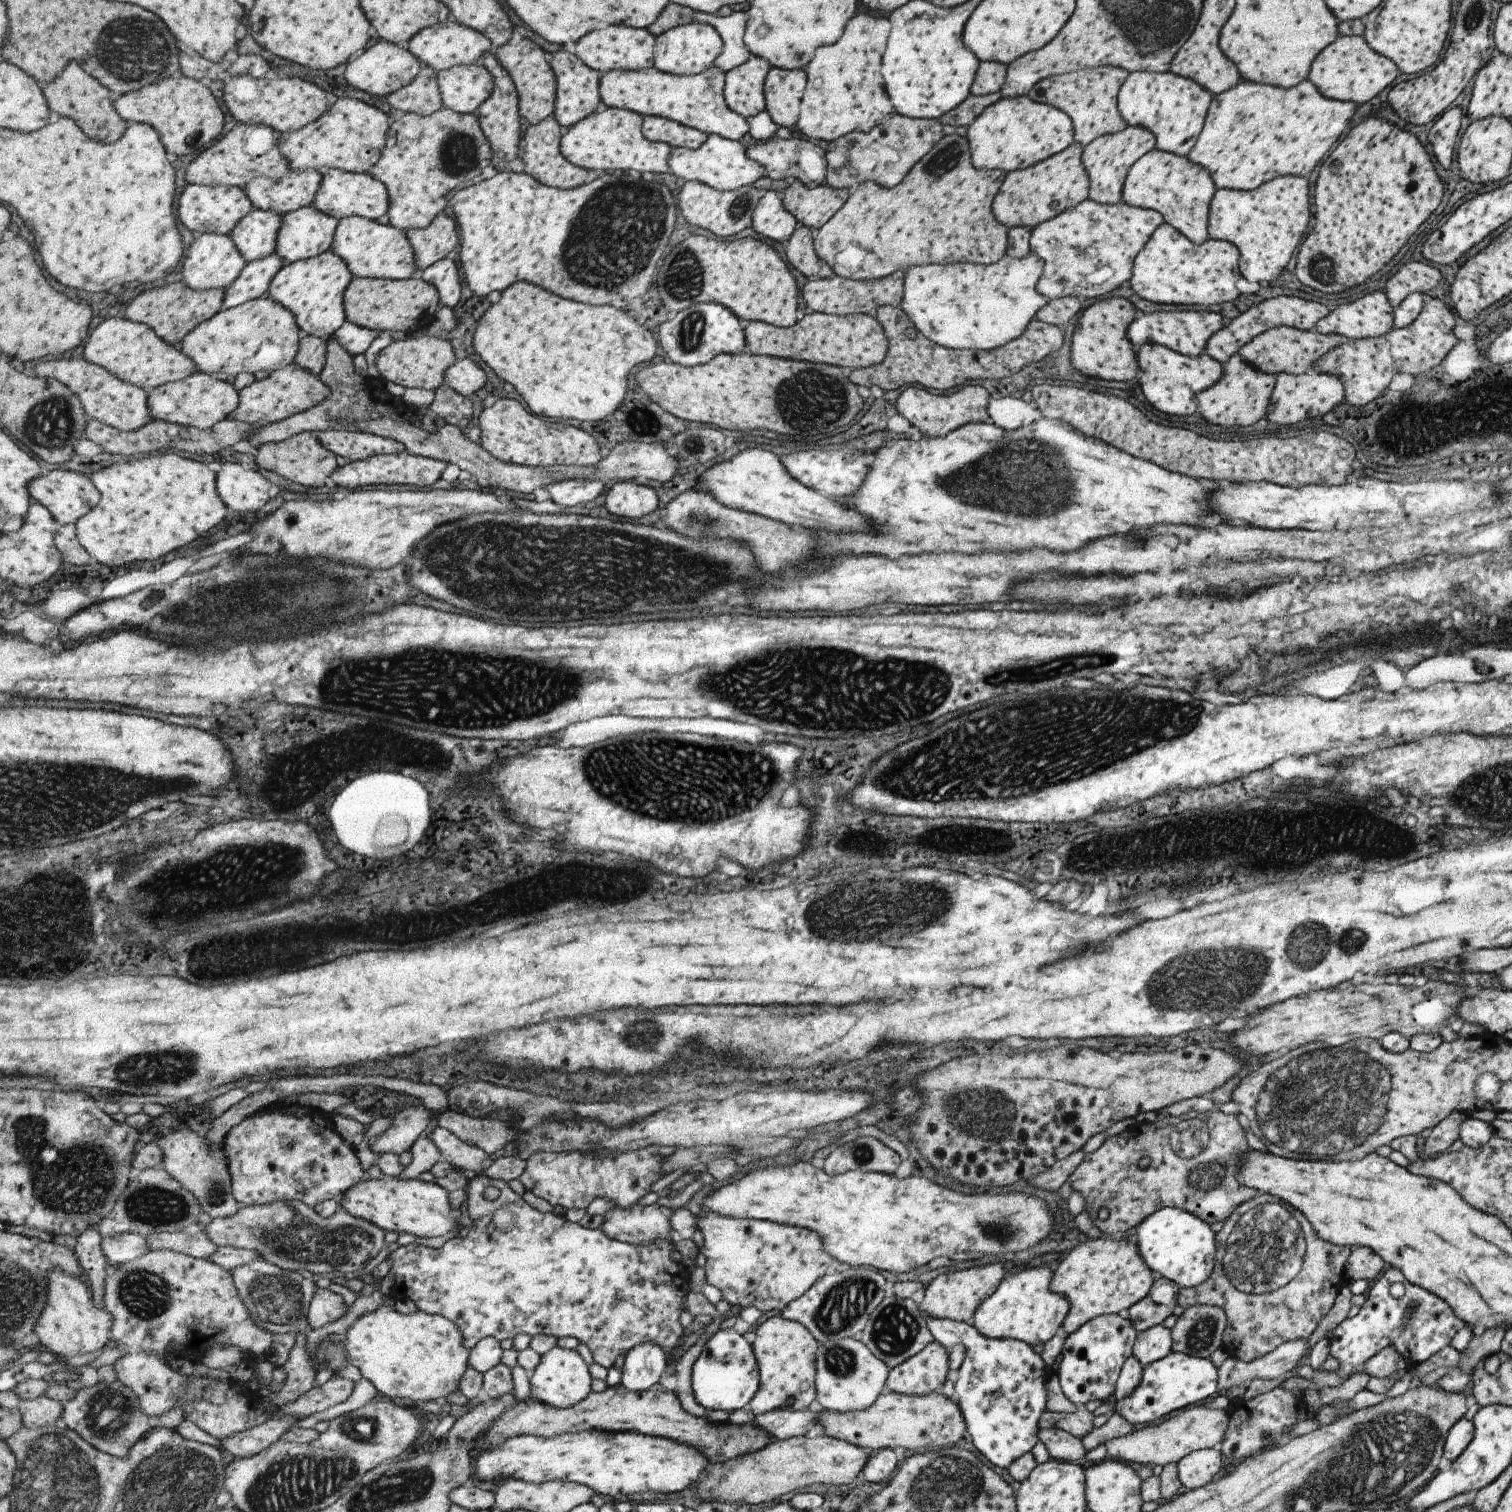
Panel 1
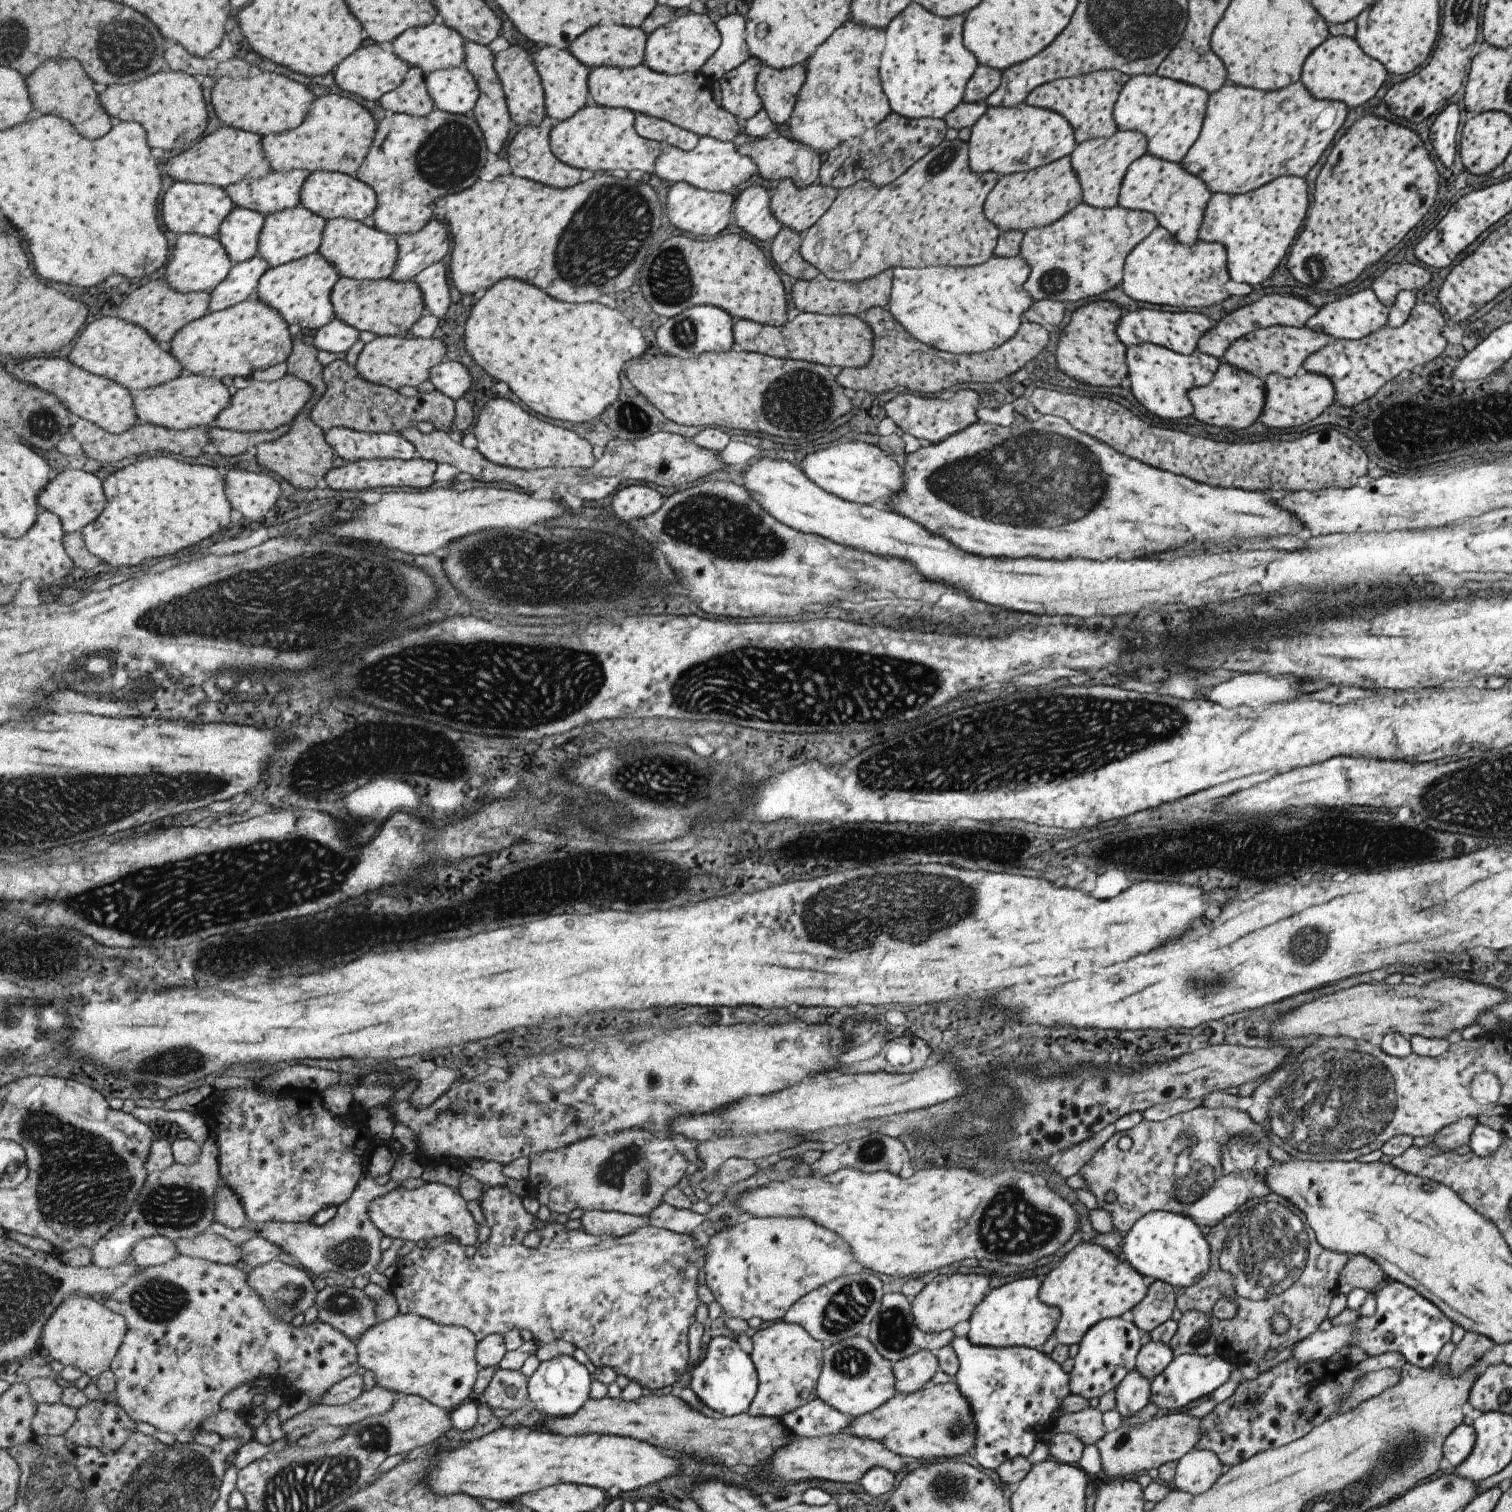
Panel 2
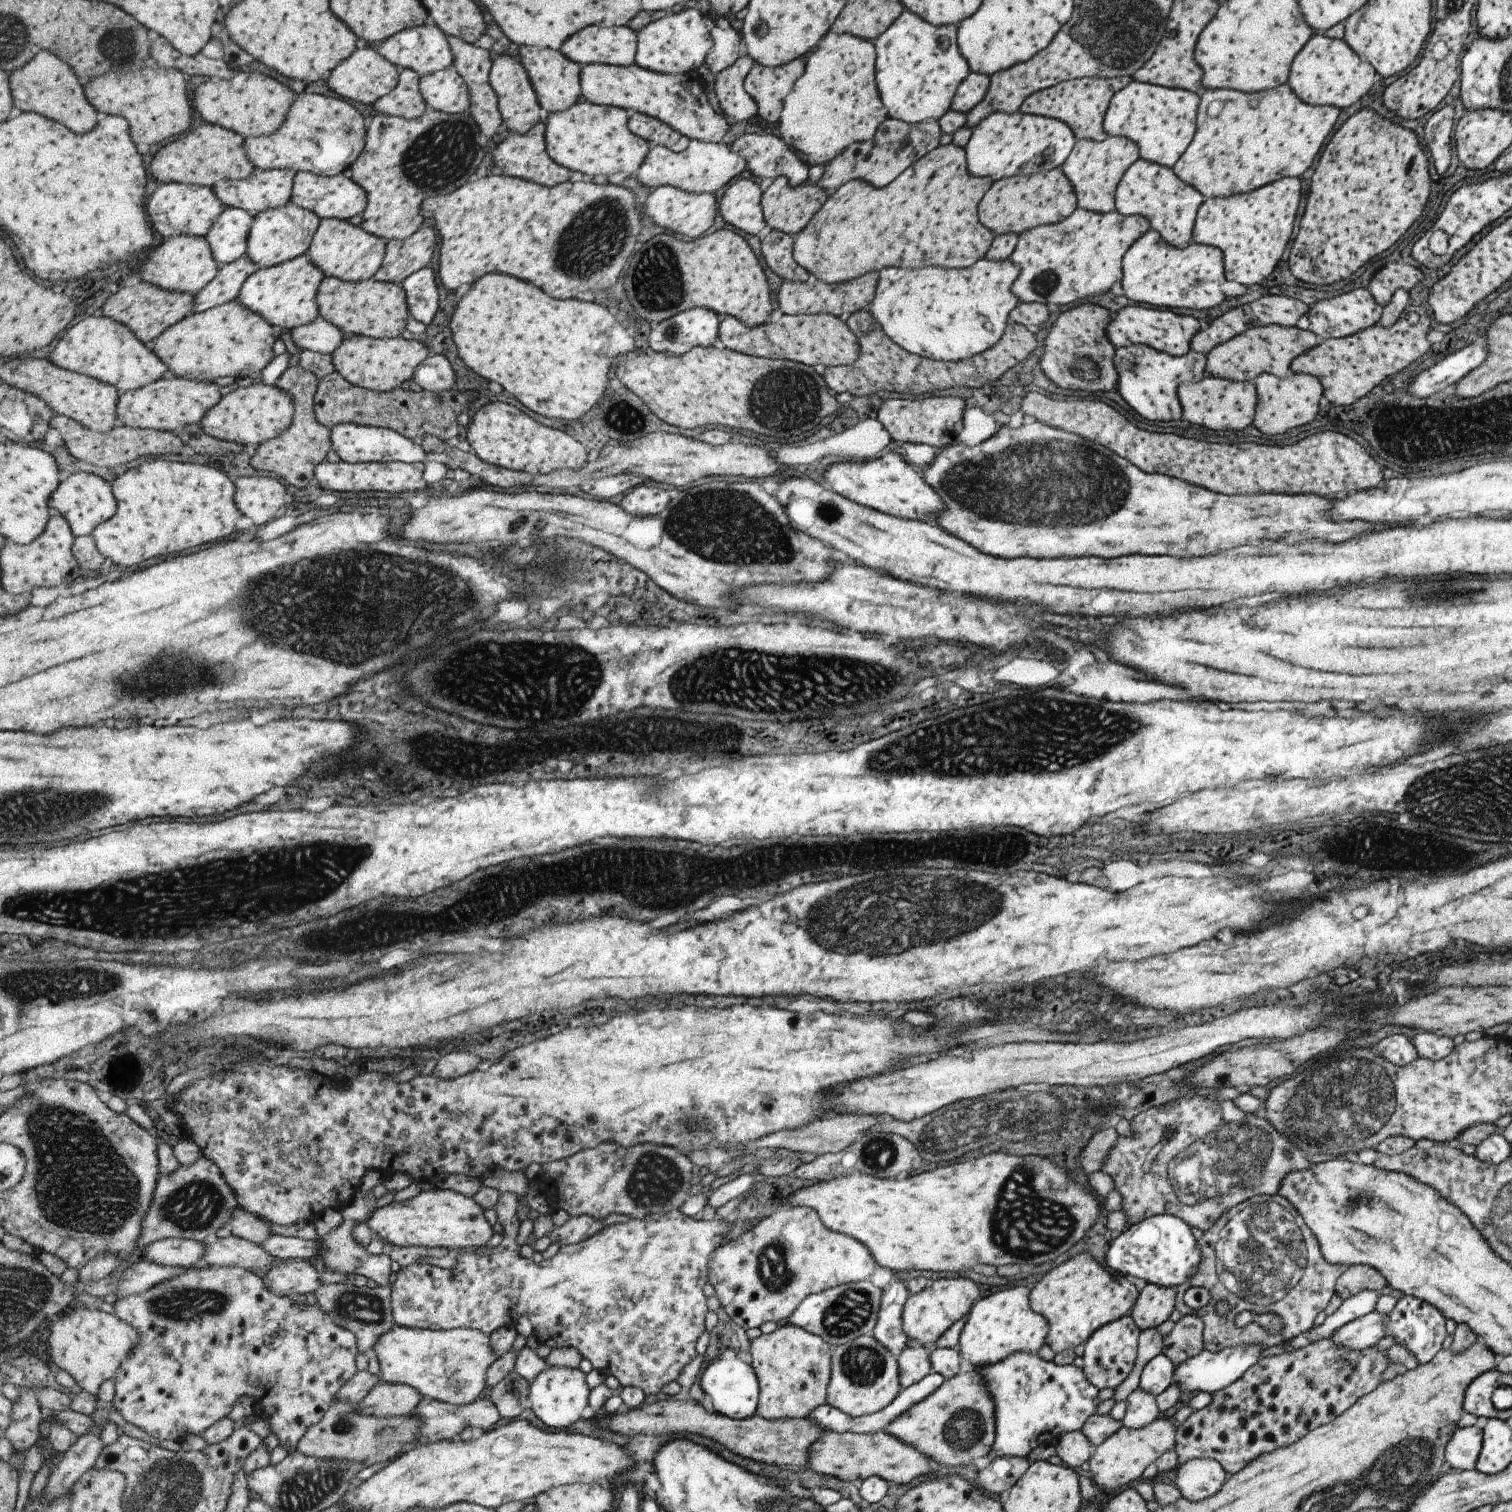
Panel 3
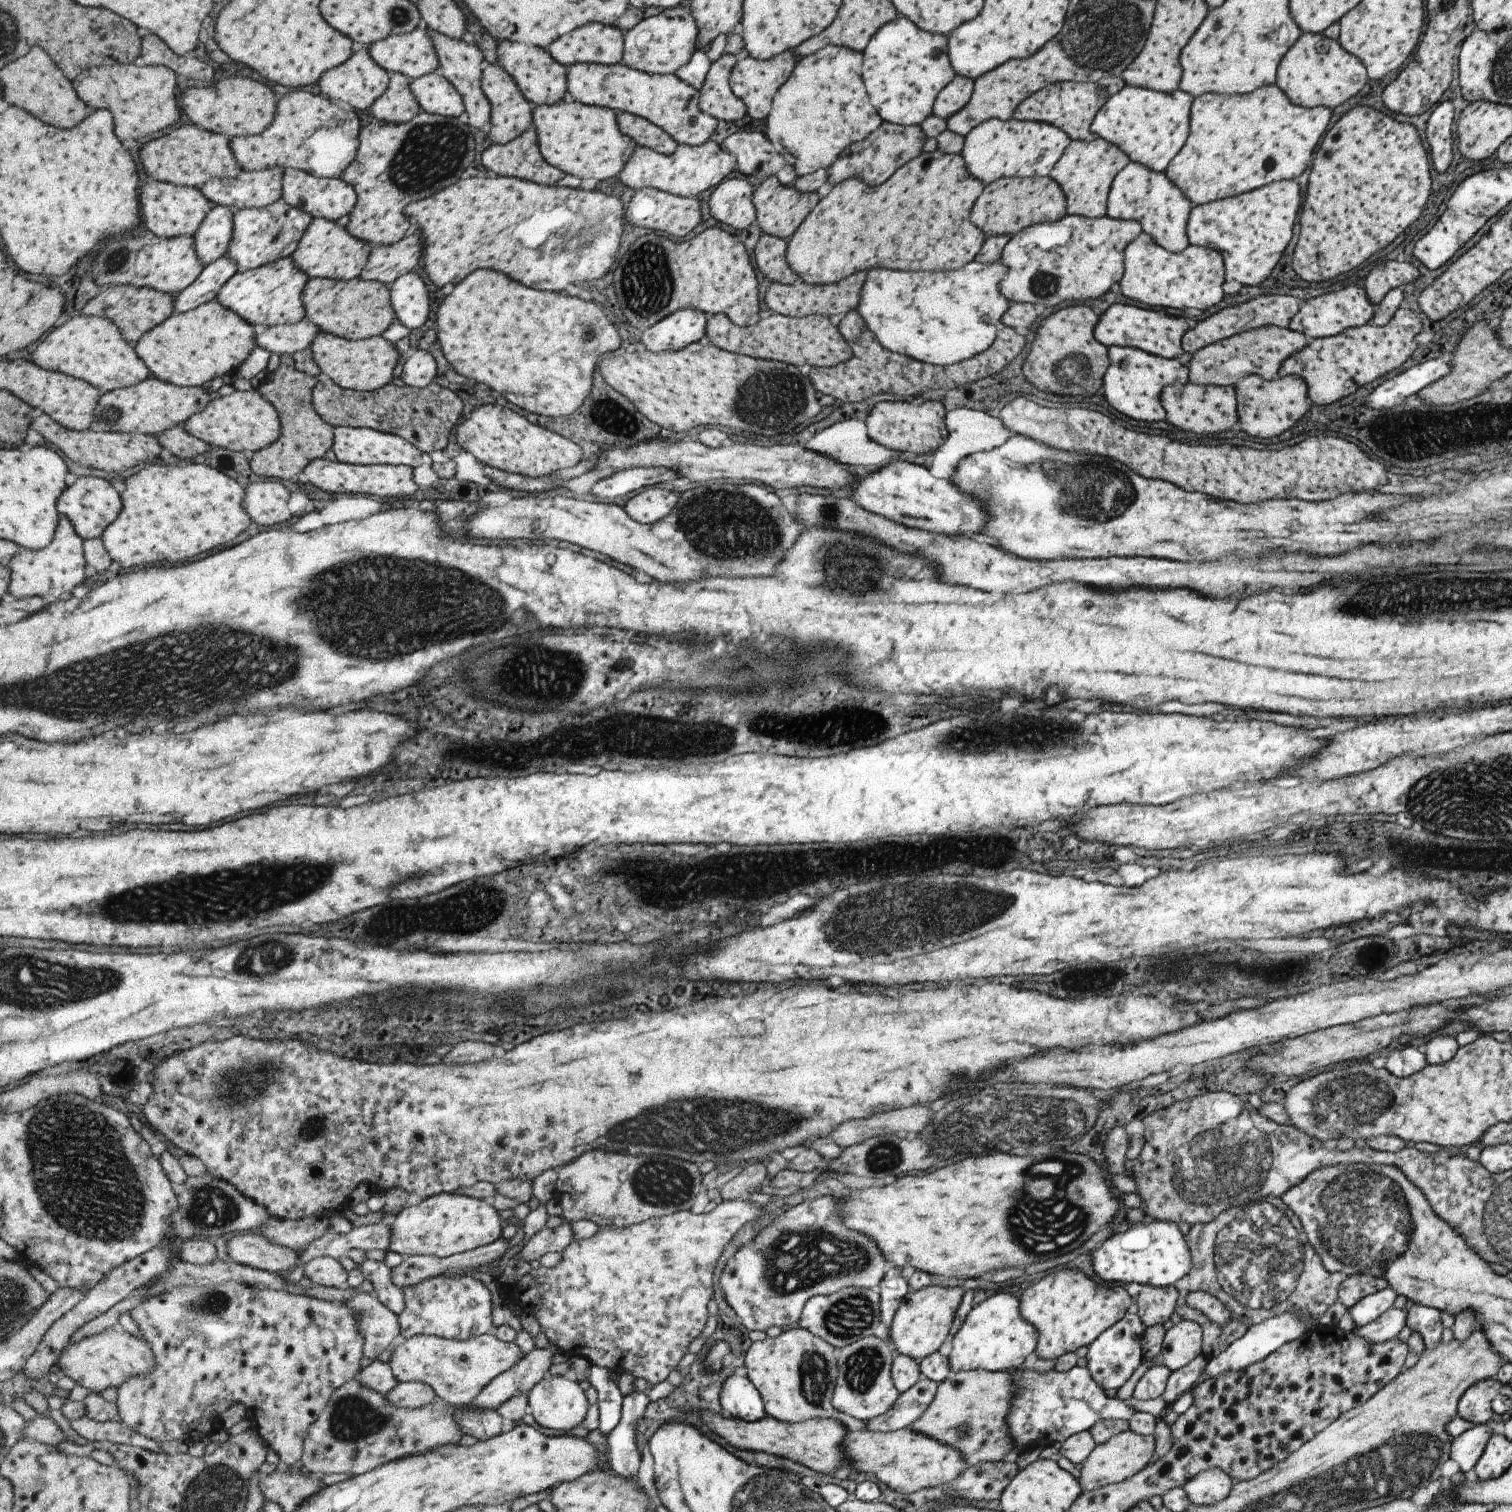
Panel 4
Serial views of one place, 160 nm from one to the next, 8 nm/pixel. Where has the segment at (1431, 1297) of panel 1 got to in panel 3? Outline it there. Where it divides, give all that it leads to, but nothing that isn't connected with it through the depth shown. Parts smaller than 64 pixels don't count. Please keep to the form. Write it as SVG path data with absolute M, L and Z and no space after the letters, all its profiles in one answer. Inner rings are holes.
M1403 1295L1396 1300L1392 1310L1384 1314L1382 1327L1384 1336L1391 1336L1396 1344L1405 1346L1405 1350L1415 1357L1416 1364L1422 1365L1429 1362L1441 1349L1441 1342L1446 1335L1445 1319L1431 1304L1411 1295Z

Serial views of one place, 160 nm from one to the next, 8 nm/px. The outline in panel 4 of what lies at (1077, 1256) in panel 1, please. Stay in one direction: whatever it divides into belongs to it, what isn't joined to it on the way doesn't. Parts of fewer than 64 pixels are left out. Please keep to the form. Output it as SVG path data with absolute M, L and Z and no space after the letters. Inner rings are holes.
M1076 1268L1055 1270L1043 1276L1027 1287L1018 1299L1020 1315L1038 1332L1034 1348L1036 1356L1051 1360L1093 1342L1103 1330L1115 1324L1131 1304L1131 1298L1121 1284L1109 1286L1103 1281L1095 1284Z

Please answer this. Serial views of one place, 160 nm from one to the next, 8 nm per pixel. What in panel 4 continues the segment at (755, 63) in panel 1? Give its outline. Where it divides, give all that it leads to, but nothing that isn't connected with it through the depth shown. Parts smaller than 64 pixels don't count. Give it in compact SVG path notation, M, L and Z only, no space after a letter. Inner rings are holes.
M722 55L711 63L698 98L698 107L717 120L733 122L746 114L745 105L733 94L728 78L736 66L735 55Z

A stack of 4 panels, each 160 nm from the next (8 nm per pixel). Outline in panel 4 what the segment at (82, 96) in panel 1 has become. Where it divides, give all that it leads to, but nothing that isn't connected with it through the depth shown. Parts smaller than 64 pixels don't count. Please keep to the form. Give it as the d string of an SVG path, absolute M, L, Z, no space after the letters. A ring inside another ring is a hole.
M33 48L29 56L21 58L15 64L11 63L9 68L1 72L1 80L5 82L9 96L13 96L7 98L9 104L21 106L35 116L41 116L41 120L47 124L59 128L75 128L83 122L83 118L87 118L87 104L77 96L73 82L43 48Z

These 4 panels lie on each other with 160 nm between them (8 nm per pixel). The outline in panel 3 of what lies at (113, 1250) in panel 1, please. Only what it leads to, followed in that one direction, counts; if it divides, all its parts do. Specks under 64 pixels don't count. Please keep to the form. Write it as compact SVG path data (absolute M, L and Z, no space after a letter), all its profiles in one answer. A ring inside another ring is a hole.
M166 1238L144 1248L150 1261L170 1267L197 1267L203 1264L205 1244L193 1239Z

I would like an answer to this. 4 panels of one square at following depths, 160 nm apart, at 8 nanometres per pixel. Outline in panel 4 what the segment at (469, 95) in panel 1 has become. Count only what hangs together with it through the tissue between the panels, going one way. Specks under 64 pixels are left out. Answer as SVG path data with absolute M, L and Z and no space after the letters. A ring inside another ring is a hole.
M439 71L412 81L412 91L428 113L457 117L466 111L458 88Z

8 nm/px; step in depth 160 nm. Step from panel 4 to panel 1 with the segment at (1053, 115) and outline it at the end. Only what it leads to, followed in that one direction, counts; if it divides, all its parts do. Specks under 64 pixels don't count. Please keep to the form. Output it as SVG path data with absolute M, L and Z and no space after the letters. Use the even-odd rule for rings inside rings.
M1119 67L1082 68L1038 80L1026 95L1032 101L1050 104L1064 112L1073 125L1073 140L1084 147L1098 136L1111 135L1126 127L1116 107L1116 96L1127 75L1128 72Z

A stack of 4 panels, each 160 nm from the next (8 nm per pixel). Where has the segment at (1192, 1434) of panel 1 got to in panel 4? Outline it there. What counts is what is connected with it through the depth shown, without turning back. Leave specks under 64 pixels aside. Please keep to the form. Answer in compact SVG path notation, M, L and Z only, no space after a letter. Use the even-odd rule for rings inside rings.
M1127 1429L1109 1437L1104 1443L1099 1443L1087 1455L1087 1458L1079 1464L1078 1484L1082 1491L1091 1491L1103 1486L1116 1484L1133 1474L1137 1474L1141 1468L1145 1468L1151 1454L1154 1452L1155 1437L1152 1434L1138 1435Z

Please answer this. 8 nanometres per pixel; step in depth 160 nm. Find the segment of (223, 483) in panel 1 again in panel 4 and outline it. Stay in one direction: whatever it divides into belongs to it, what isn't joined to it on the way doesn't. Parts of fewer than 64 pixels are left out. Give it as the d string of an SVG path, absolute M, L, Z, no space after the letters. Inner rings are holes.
M279 480L247 482L244 507L252 520L261 526L283 528L285 522L294 518L289 508L291 492Z

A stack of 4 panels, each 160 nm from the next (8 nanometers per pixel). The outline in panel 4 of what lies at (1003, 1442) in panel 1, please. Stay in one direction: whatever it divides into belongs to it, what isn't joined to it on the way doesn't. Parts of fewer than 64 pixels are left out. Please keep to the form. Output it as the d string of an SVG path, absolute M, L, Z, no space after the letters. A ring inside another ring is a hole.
M1020 1365L1007 1372L1012 1375L1014 1391L1005 1415L1005 1424L1015 1446L1003 1455L1002 1460L1008 1463L1015 1463L1015 1458L1030 1446L1045 1447L1053 1442L1062 1443L1072 1434L1087 1431L1098 1420L1127 1421L1134 1411L1128 1405L1128 1400L1107 1397L1086 1368L1075 1365L1063 1372L1053 1368L1040 1374Z

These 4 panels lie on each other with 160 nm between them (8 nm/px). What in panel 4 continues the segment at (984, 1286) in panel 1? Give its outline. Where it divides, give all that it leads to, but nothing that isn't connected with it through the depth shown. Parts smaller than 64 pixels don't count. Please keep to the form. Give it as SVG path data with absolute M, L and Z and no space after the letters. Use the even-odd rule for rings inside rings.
M932 1284L913 1292L907 1291L892 1316L892 1323L888 1326L888 1336L896 1346L898 1354L907 1355L909 1358L914 1358L919 1361L928 1354L937 1351L937 1348L945 1340L947 1332L949 1332L953 1315L964 1292L965 1290L959 1286L943 1287L942 1285Z

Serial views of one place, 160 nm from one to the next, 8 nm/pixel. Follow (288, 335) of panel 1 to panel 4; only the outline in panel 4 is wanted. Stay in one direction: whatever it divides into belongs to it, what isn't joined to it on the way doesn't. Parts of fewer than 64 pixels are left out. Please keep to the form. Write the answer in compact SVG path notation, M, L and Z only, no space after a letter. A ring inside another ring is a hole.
M217 300L183 314L175 313L144 338L137 343L137 352L153 368L153 376L182 387L200 387L217 376L231 375L259 347L253 325Z

